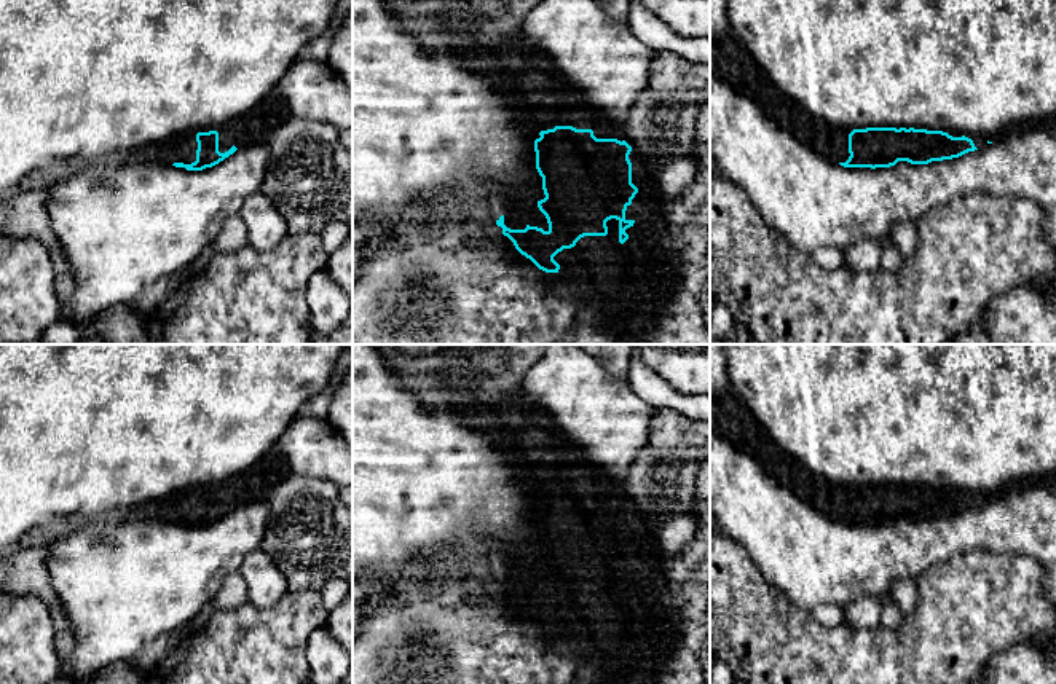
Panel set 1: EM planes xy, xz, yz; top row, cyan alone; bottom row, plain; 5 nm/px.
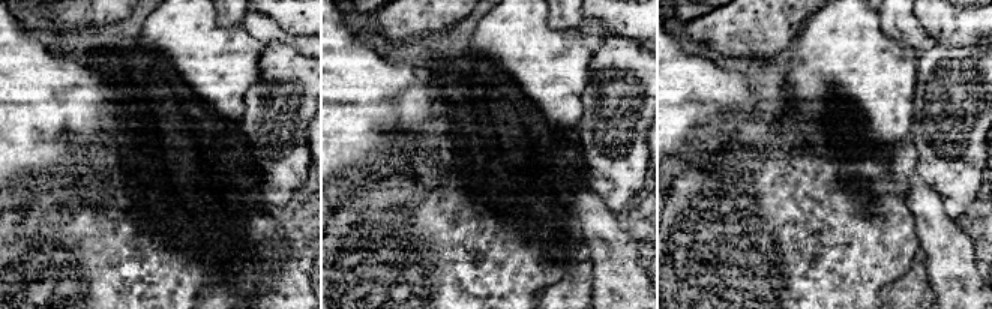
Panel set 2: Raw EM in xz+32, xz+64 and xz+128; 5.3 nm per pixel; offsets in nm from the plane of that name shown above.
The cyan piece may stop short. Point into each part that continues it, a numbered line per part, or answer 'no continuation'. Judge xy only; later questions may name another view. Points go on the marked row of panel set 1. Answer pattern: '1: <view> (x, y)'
1: xy (249, 129)

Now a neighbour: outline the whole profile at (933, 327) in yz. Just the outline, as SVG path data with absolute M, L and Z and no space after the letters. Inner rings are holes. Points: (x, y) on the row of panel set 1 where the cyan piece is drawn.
M710 174L710 295L726 305L735 322L742 324L755 344L944 344L957 333L963 333L983 319L987 305L997 295L1032 279L1050 279L1056 273L1056 249L1045 241L1046 214L1034 201L992 193L957 196L943 206L930 209L917 222L917 246L911 258L904 260L893 274L855 273L847 263L834 271L817 265L810 254L794 249L785 236L766 223L747 195L729 179Z

